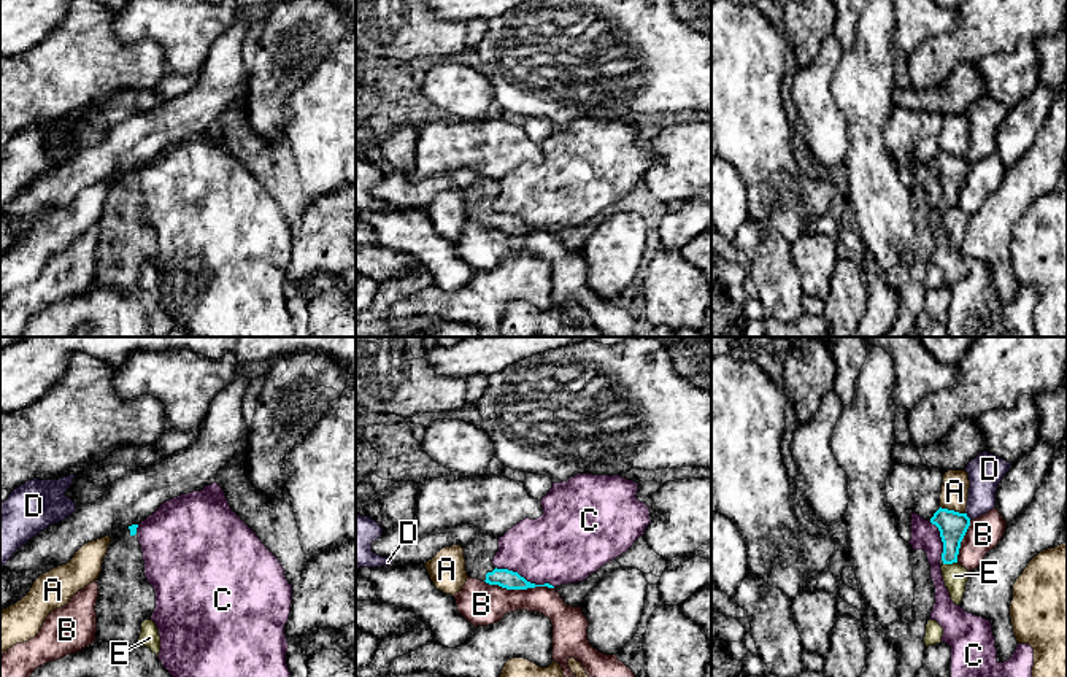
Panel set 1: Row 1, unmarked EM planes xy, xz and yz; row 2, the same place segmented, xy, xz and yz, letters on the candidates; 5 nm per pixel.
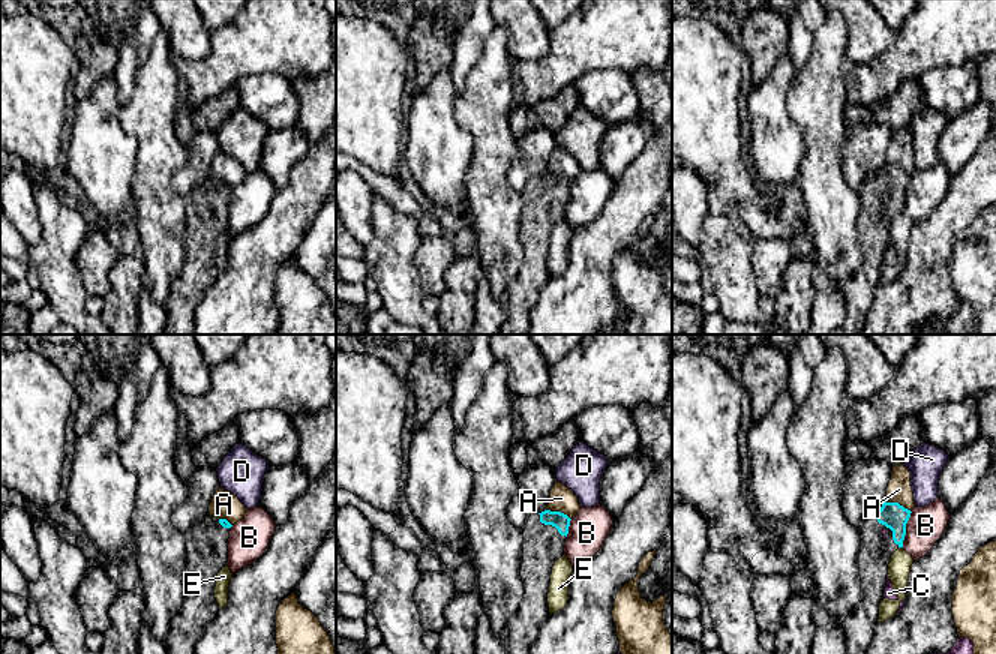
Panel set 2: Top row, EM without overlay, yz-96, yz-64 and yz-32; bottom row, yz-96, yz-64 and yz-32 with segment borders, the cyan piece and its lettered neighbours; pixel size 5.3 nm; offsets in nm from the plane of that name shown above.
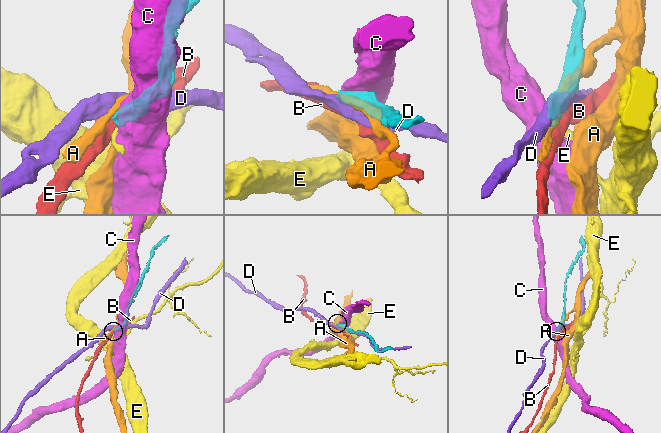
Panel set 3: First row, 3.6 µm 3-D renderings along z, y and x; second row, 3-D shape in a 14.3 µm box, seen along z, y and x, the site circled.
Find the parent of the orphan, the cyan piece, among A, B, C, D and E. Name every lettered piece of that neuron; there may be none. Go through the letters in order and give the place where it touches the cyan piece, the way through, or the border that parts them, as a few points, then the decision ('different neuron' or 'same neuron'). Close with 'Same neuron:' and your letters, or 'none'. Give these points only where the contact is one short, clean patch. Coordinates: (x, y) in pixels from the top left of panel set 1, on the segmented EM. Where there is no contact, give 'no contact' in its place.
A: meets cyan in yz at (953, 510); different neuron
B: meets cyan in xz at (520, 588); different neuron
C: meets cyan in xz at (524, 579); different neuron
D: meets cyan in yz at (966, 515); different neuron
E: meets cyan in yz at (950, 563); border along yz (956, 561), (943, 564); different neuron
Same neuron: none

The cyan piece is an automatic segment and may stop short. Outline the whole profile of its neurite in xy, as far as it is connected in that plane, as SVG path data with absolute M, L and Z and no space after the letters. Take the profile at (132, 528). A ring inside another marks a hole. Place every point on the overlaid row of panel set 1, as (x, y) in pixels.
M138 524L121 529L110 542L97 578L95 640L140 644L141 623L151 620L156 591L144 575Z

